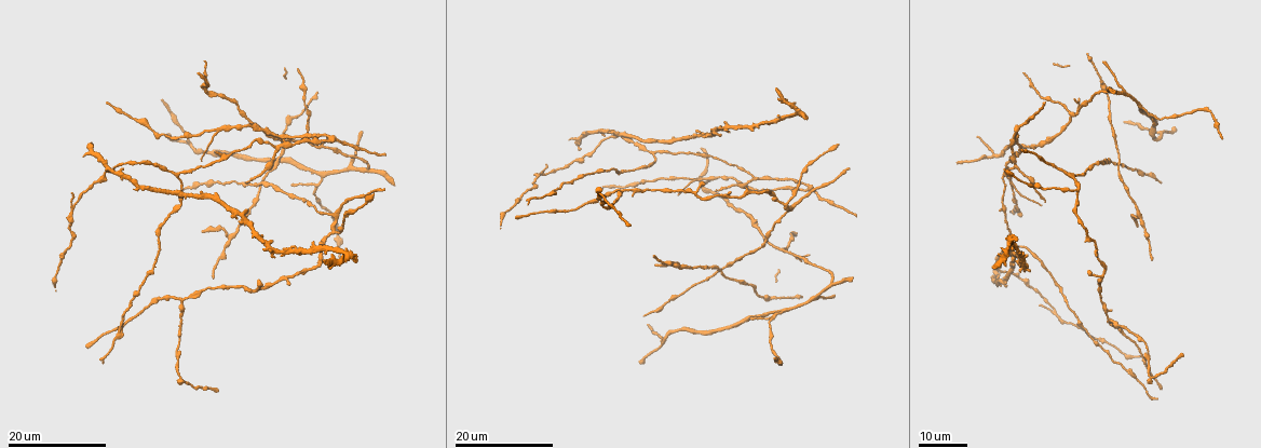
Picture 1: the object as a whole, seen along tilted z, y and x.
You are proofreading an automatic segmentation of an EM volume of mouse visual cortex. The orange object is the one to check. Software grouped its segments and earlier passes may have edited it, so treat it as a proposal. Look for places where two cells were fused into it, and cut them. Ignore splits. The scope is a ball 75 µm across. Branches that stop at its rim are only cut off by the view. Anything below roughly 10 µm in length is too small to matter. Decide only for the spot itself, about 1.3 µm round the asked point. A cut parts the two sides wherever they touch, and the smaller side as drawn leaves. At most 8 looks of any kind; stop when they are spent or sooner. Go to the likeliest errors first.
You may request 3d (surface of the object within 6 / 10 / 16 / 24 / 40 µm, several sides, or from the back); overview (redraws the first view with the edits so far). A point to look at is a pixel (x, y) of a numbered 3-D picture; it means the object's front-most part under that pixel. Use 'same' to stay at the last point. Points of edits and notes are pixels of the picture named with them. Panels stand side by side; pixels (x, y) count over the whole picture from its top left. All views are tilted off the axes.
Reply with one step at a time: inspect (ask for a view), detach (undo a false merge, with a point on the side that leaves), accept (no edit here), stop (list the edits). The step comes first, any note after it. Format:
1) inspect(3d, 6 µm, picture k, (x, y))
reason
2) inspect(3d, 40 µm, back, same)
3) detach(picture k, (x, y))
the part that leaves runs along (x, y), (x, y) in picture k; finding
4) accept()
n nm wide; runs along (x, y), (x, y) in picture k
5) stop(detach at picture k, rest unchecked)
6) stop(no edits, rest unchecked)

inspect(3d, 24 µm, picture 1, (332, 214))

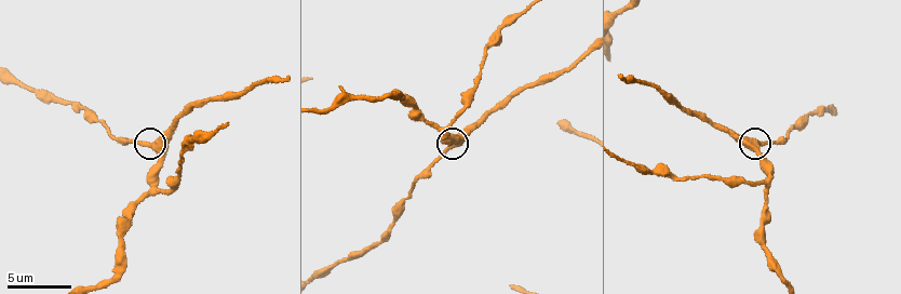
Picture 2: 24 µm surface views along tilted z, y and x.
inspect(3d, 10 µm, same)

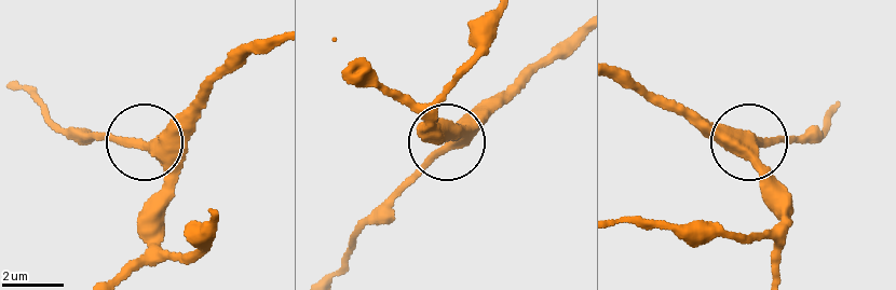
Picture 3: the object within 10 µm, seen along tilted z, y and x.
accept()
runs along (361, 70), (453, 143), (505, 86) in picture 3; all the same cell

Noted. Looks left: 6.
inspect(3d, 16 µm, picture 1, (329, 141))

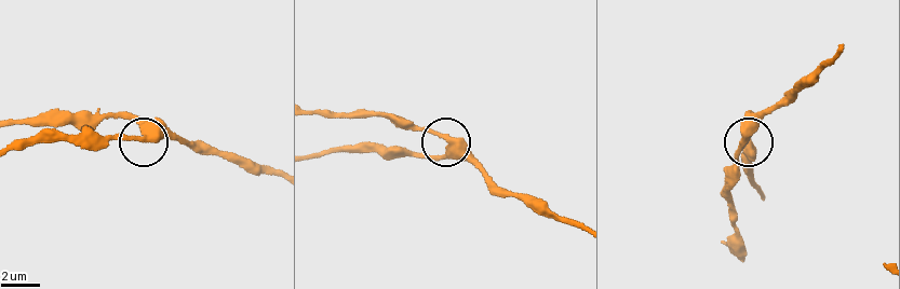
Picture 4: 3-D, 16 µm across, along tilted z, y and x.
inspect(3d, 10 µm, picture 4, (445, 136))

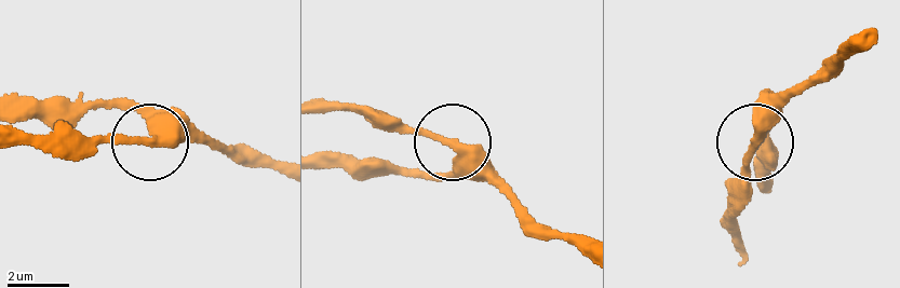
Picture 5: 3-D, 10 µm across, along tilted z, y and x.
accept()
side arm 13 µm; one cell here

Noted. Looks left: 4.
inspect(3d, 24 µm, picture 1, (175, 174))
three arms meet

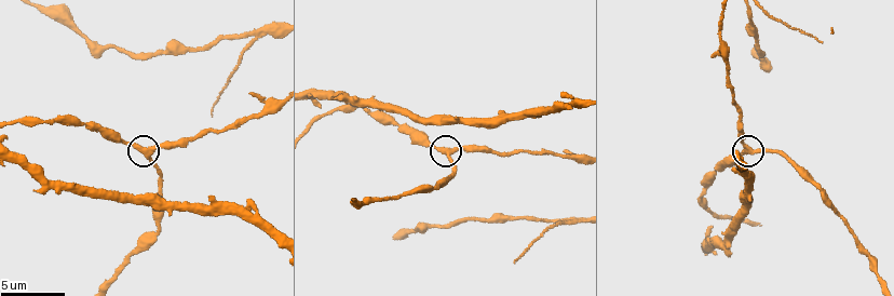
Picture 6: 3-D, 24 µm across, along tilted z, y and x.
inspect(3d, 6 µm, picture 6, (147, 151))

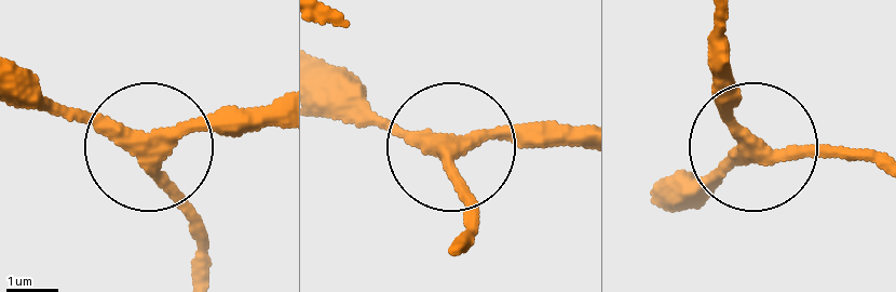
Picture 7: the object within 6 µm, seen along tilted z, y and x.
accept()
290 nm wide; one cell here

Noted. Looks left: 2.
inspect(3d, 24 µm, picture 1, (1118, 165))
two arms in line, one across

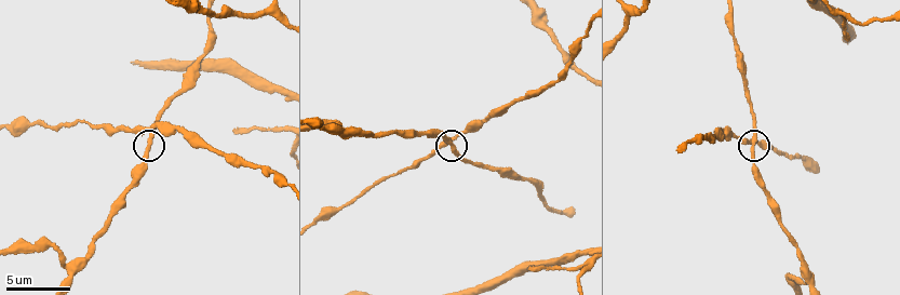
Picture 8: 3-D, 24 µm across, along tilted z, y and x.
inspect(3d, 10 µm, picture 8, (752, 138))
closer look

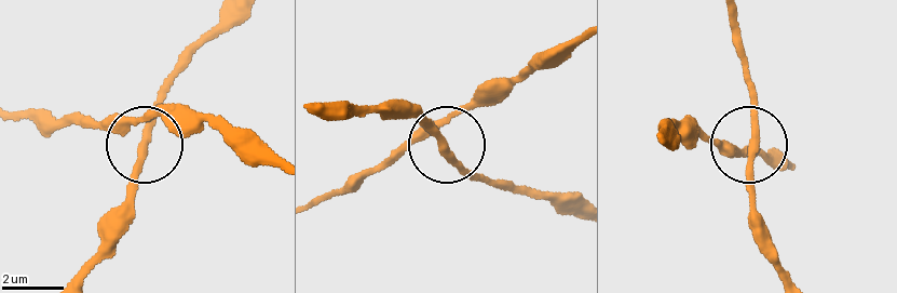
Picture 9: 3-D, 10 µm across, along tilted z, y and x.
accept()
3 arms; runs along (274, 165), (149, 115), (131, 130), (135, 210) in picture 9; all the same cell

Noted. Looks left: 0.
stop(no edits, rest unchecked)

